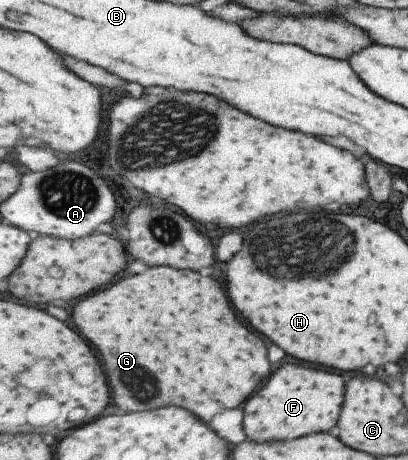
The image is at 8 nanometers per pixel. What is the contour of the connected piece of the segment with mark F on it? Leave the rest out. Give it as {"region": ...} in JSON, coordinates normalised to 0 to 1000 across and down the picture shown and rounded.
{"region":[[[706,789],[681,802],[654,837],[603,874],[598,926],[613,954],[721,954],[735,946],[804,937],[836,902],[843,828],[833,815],[765,802],[740,789]]]}

